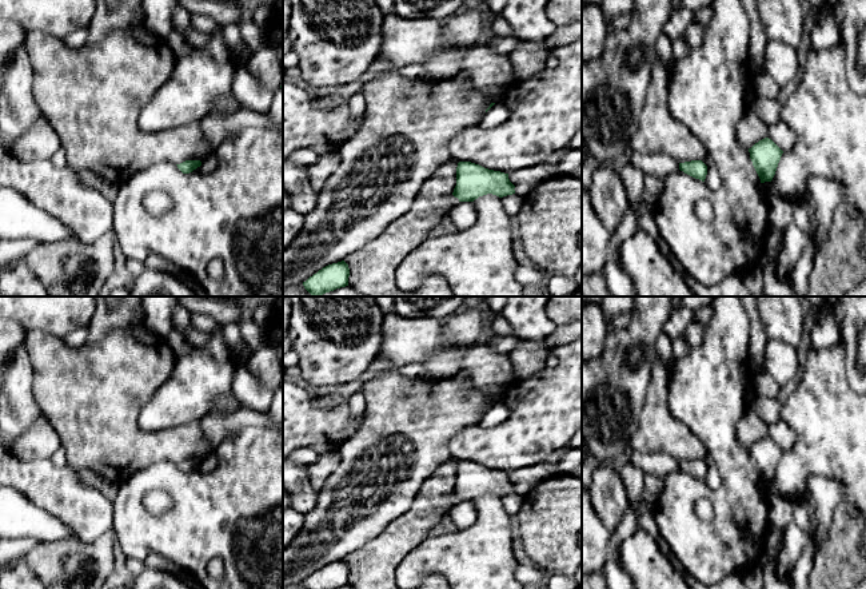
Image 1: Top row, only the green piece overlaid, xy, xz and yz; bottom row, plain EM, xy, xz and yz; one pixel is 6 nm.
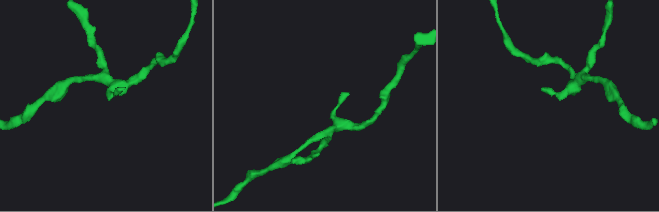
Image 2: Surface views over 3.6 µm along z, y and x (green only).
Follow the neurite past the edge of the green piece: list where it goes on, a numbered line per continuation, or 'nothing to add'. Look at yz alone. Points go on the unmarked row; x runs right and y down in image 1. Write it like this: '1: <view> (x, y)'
nothing to add

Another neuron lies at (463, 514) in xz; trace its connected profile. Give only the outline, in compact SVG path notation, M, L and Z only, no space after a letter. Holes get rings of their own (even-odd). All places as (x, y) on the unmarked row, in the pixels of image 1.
M460 501L448 512L448 516L459 530L472 526L476 521L474 501Z

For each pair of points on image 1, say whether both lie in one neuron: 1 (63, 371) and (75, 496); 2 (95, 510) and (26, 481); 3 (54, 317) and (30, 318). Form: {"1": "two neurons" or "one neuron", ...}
{"1": "two neurons", "2": "one neuron", "3": "one neuron"}

